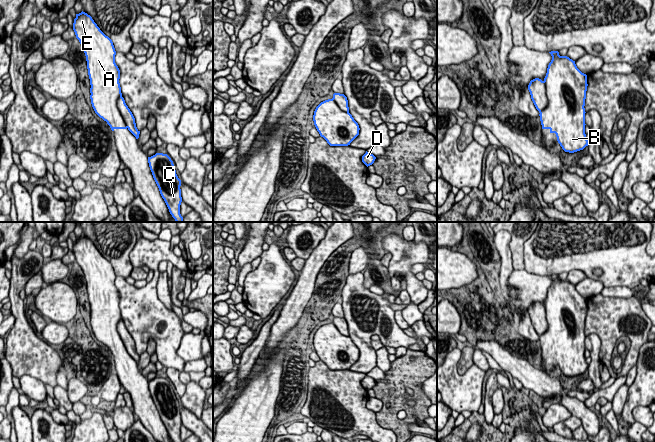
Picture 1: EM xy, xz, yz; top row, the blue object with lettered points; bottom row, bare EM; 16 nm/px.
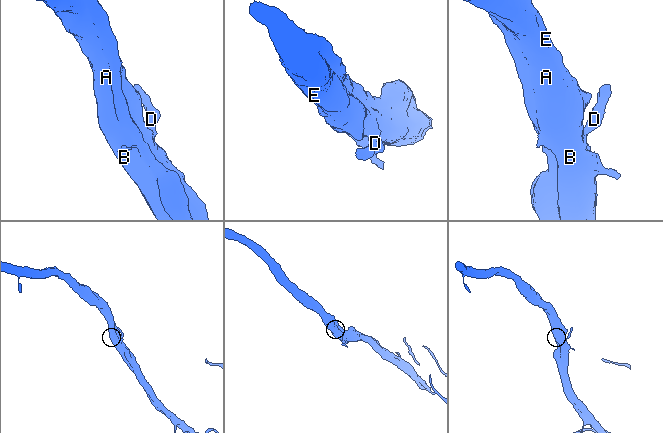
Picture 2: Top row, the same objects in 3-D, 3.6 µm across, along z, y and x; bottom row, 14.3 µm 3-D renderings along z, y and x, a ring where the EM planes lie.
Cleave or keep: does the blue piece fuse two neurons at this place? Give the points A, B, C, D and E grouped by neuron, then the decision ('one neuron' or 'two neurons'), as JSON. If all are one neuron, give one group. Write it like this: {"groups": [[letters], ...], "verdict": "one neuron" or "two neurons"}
{"groups": [["A", "B", "C", "D", "E"]], "verdict": "one neuron"}

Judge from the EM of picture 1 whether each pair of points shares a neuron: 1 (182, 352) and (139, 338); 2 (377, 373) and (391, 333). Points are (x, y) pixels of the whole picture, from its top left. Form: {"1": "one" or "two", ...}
{"1": "two", "2": "two"}

